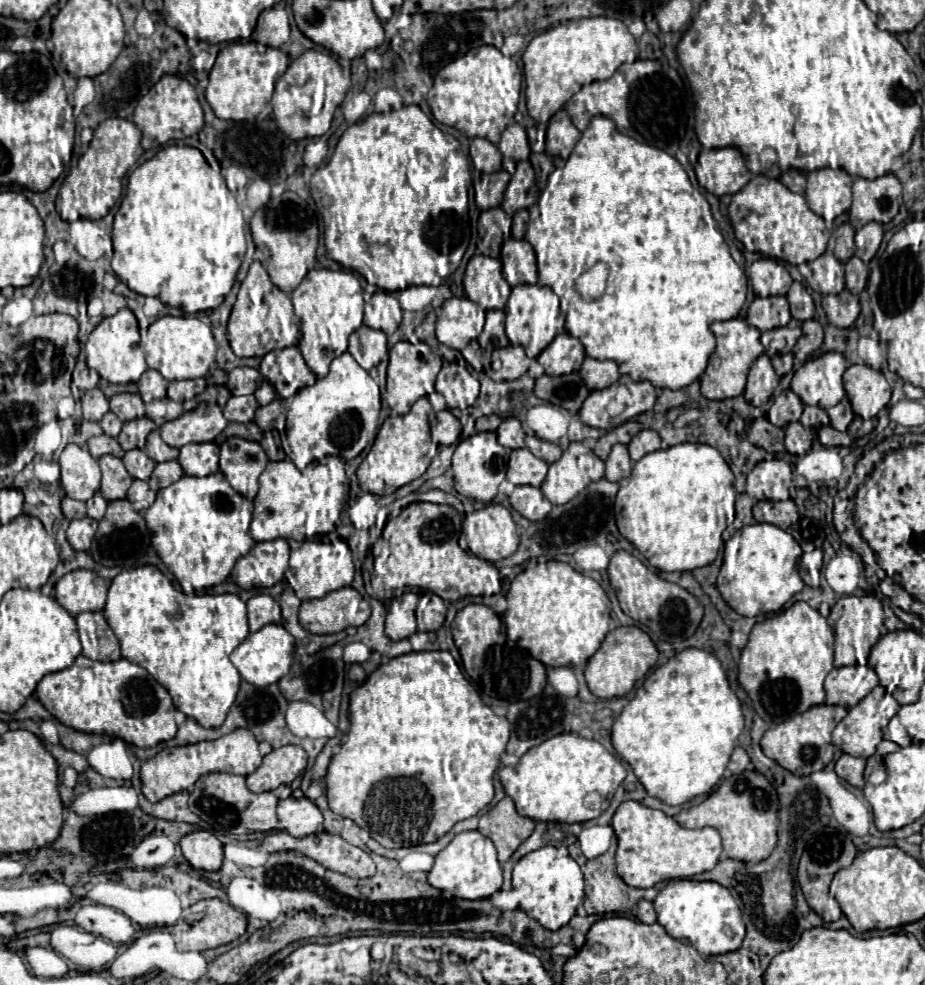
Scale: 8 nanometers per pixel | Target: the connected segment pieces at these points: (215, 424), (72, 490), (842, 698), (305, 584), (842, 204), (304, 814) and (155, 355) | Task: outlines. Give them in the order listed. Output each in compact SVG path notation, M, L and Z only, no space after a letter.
M200 403L194 411L182 413L176 421L166 421L158 431L170 447L180 449L186 443L214 441L226 425L228 421L218 405Z
M66 445L60 455L62 487L68 497L88 501L100 489L98 461L80 445Z
M850 665L850 667L832 669L824 682L826 703L842 705L850 709L858 701L862 701L876 685L878 685L878 677L870 667Z
M332 533L332 537L324 537L324 541L304 541L290 553L290 565L284 577L300 599L316 599L324 597L330 591L348 587L354 579L354 561L350 547L336 533Z
M818 169L808 173L806 201L808 207L826 223L850 209L852 177L844 169Z
M288 797L278 803L278 821L280 829L290 833L292 837L306 837L318 831L322 823L322 813L306 797Z
M164 315L156 319L142 339L142 349L146 351L148 367L162 373L162 377L168 381L200 379L208 373L210 365L216 359L216 341L212 337L212 331L196 317Z

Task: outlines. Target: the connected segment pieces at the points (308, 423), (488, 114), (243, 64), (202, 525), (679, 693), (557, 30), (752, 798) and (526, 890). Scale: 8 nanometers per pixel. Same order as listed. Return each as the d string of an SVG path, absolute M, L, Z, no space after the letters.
M342 353L330 363L326 377L314 385L300 389L285 400L286 441L284 451L288 459L304 469L308 463L334 455L340 459L354 459L360 455L378 433L378 415L381 411L381 394L378 383L362 369L350 353Z
M482 45L478 49L470 49L464 57L438 71L428 93L428 105L436 121L458 129L472 139L482 137L498 143L502 131L514 121L520 87L522 73L516 61L502 55L494 45Z
M256 41L224 45L216 57L216 63L210 71L210 83L206 87L206 99L216 117L232 121L262 121L270 117L270 97L274 91L274 83L288 69L288 63L290 57L286 53L260 45Z
M218 471L208 477L184 475L170 487L160 489L144 519L158 557L178 579L184 593L192 593L188 583L194 591L220 585L234 569L234 563L252 549L254 541L248 533L252 509L252 501L236 493Z
M690 647L674 655L668 663L656 667L636 689L634 699L622 709L620 717L612 725L612 745L616 753L632 767L634 775L650 797L656 797L668 805L682 805L698 795L710 793L722 779L742 729L742 707L728 685L720 661L708 651Z
M586 17L546 29L528 43L522 55L526 105L530 117L546 123L574 93L580 91L582 85L612 77L622 63L632 63L636 57L636 39L618 19Z
M744 771L724 779L714 793L708 795L700 805L682 809L674 817L686 829L700 829L704 825L714 827L724 845L724 853L730 859L760 863L776 847L776 829L778 829L778 795L772 783L758 771Z
M552 845L540 847L516 861L512 887L522 895L520 909L552 931L564 927L574 917L578 905L584 903L584 875L580 865L570 855L560 855L560 851Z

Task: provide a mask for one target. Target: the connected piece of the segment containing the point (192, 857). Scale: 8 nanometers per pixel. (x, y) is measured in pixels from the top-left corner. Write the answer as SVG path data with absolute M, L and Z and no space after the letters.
M196 831L180 841L182 853L194 869L218 871L224 861L222 843L210 831Z

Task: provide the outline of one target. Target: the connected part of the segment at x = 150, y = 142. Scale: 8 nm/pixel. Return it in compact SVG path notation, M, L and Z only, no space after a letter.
M162 75L162 79L138 101L134 111L134 123L142 131L142 147L150 149L198 133L204 127L204 113L196 89L186 79L178 75Z

